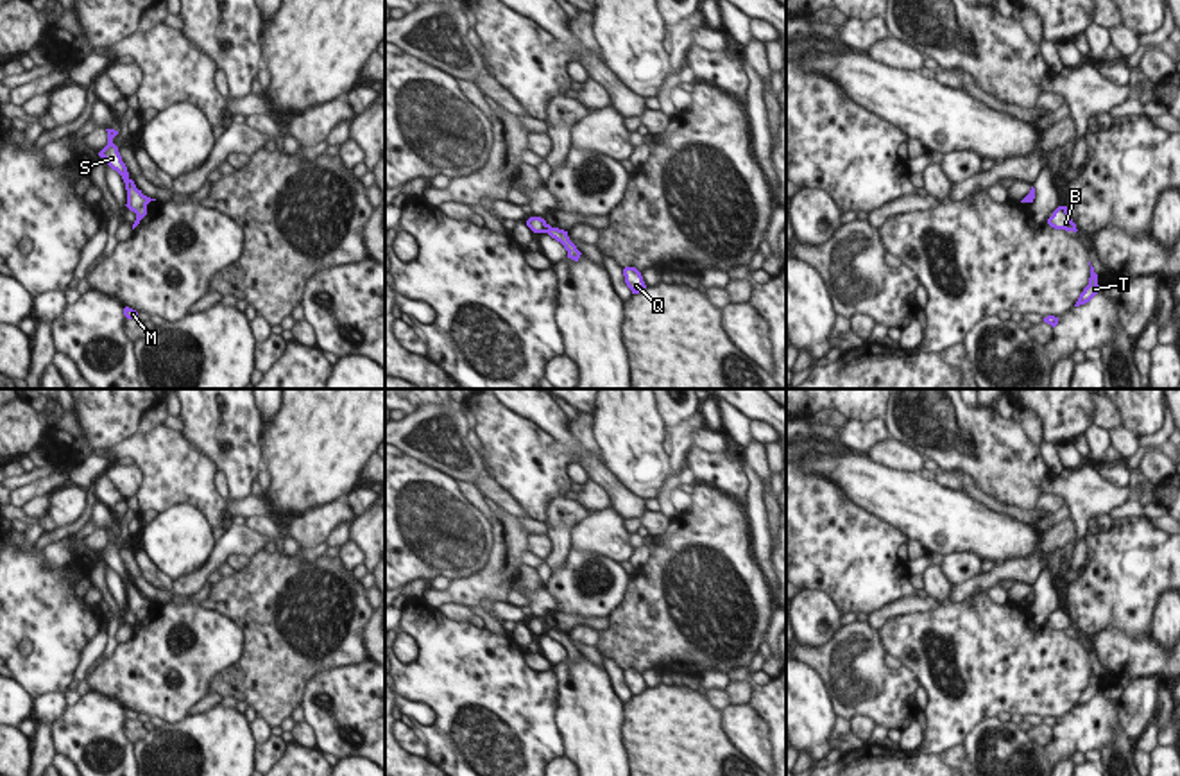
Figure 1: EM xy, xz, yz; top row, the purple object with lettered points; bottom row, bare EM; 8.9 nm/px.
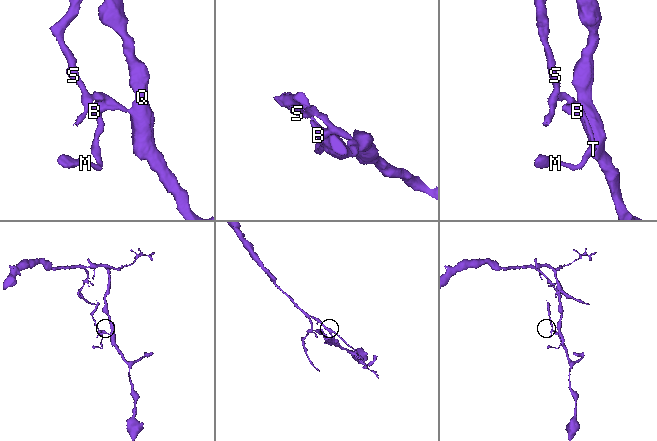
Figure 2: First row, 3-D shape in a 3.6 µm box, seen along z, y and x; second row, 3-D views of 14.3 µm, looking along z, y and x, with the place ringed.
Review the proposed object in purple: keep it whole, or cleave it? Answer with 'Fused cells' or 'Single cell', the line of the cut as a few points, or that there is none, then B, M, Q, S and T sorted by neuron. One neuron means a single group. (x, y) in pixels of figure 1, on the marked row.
Fused cells. Split along xz (550, 226), (545, 232). Groups: B M Q T / S.

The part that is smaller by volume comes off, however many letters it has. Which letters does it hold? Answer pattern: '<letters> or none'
S

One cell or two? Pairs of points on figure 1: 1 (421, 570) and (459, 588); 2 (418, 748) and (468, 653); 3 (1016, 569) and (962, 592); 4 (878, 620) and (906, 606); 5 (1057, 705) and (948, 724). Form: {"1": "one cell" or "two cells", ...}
{"1": "two cells", "2": "two cells", "3": "one cell", "4": "one cell", "5": "one cell"}

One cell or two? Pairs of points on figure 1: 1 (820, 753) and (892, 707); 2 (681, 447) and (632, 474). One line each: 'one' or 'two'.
1: two
2: two

